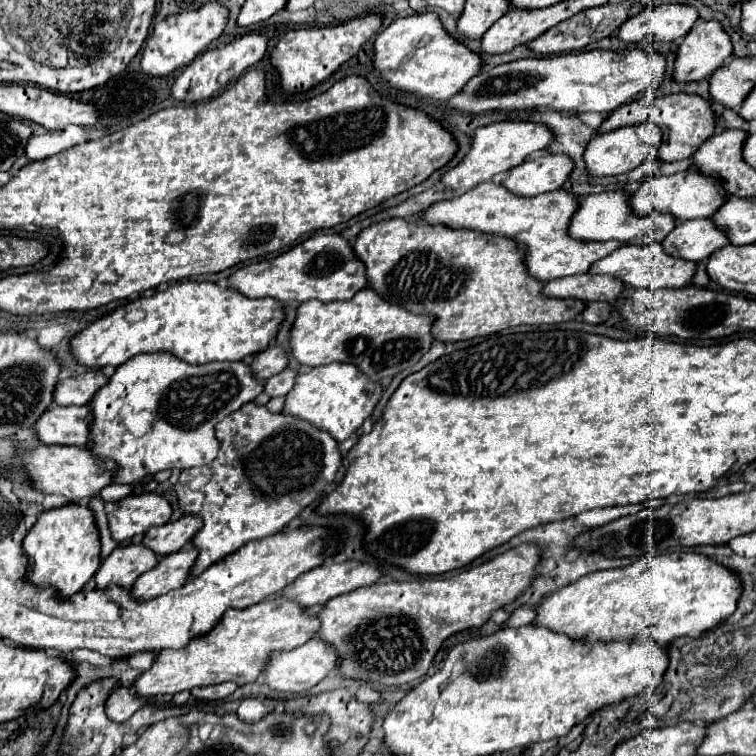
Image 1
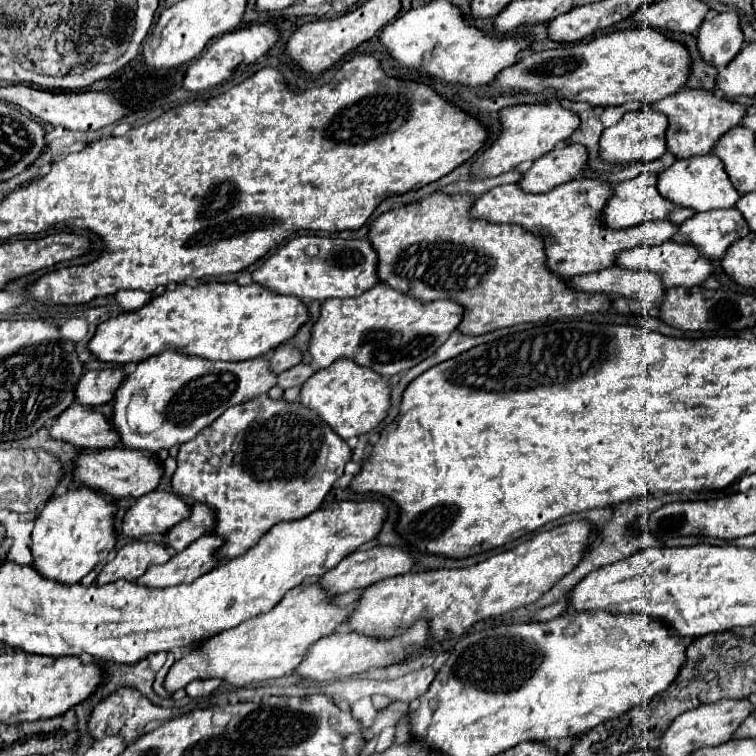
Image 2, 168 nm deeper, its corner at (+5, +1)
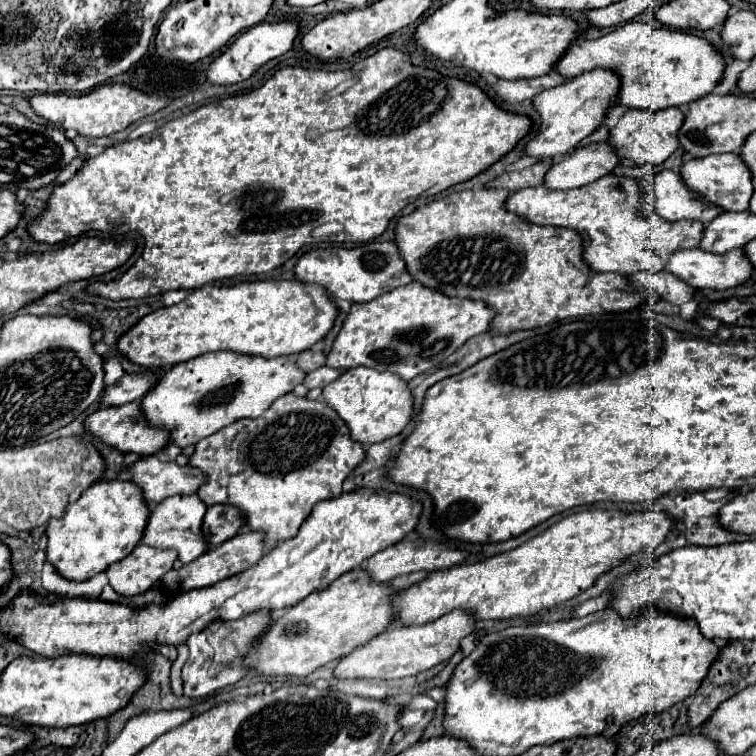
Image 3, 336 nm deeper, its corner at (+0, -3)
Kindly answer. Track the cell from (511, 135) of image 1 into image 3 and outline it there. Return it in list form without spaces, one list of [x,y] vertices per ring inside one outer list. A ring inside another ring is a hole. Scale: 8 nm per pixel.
[[[594,69],[570,79],[564,85],[542,91],[534,97],[534,107],[540,115],[540,129],[524,147],[524,155],[534,159],[548,159],[570,153],[584,137],[588,137],[604,119],[608,107],[614,105],[620,81],[618,75],[606,69]]]

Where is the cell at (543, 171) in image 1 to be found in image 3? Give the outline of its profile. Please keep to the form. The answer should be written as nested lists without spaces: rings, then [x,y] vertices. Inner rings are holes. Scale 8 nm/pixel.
[[[590,143],[554,163],[544,175],[544,187],[552,191],[582,187],[608,175],[618,163],[620,159],[608,143]]]

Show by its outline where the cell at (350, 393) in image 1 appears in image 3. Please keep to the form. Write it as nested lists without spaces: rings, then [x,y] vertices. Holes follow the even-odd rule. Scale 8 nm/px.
[[[368,367],[346,369],[336,381],[322,389],[322,401],[342,417],[352,439],[364,445],[398,435],[412,417],[412,395],[406,381],[394,373],[380,373]]]

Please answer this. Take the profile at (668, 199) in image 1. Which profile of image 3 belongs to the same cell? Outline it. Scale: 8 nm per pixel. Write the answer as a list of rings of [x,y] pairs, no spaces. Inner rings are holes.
[[[732,153],[690,159],[682,165],[680,175],[682,175],[682,181],[688,185],[688,189],[696,191],[700,197],[722,207],[724,211],[746,211],[750,197],[754,193],[748,167],[742,163],[742,159],[738,155],[732,155]]]

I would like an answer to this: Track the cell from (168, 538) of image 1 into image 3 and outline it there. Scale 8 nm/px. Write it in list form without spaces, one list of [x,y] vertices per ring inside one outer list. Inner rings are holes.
[[[212,505],[206,511],[202,533],[208,547],[218,547],[226,539],[234,537],[238,529],[244,525],[244,517],[236,507],[230,505]]]

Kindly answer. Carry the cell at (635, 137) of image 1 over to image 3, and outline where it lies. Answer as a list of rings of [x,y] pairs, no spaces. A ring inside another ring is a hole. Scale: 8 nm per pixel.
[[[668,107],[662,111],[642,111],[642,109],[628,109],[618,125],[610,131],[608,143],[614,147],[618,157],[626,163],[634,165],[660,165],[664,163],[678,147],[678,129],[684,121],[684,113],[678,107]]]

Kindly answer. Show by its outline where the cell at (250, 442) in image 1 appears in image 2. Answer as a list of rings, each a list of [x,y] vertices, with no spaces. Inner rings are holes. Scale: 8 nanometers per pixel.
[[[261,395],[261,397],[255,397],[253,401],[247,401],[247,403],[241,403],[241,405],[235,405],[235,407],[229,407],[213,425],[205,427],[193,441],[187,441],[185,445],[179,447],[179,455],[177,455],[177,471],[173,473],[173,491],[187,499],[187,501],[199,501],[199,503],[207,503],[215,509],[217,513],[217,529],[215,529],[215,535],[221,535],[225,537],[225,545],[219,549],[219,559],[225,561],[225,559],[233,559],[233,557],[239,557],[243,553],[247,553],[253,545],[257,545],[257,541],[277,523],[281,521],[295,521],[295,519],[303,519],[305,515],[317,511],[329,489],[333,487],[333,483],[343,475],[343,467],[345,463],[351,459],[351,449],[349,445],[329,427],[325,425],[325,421],[311,409],[303,407],[299,401],[285,401],[285,399],[271,399],[269,395]]]

